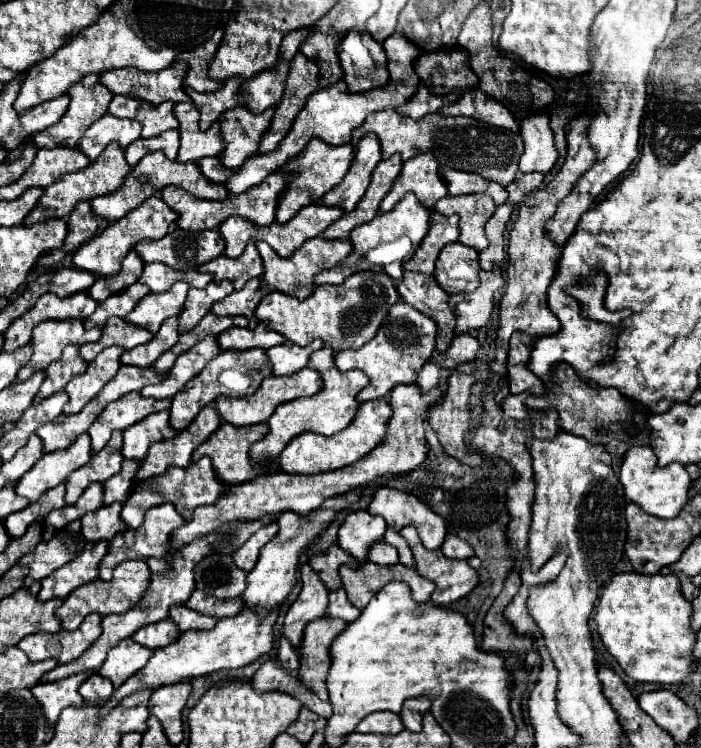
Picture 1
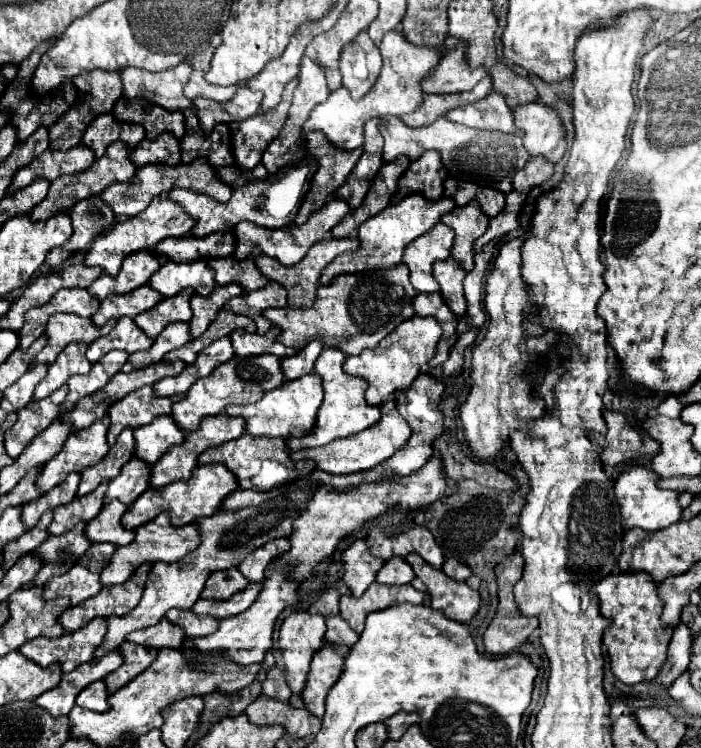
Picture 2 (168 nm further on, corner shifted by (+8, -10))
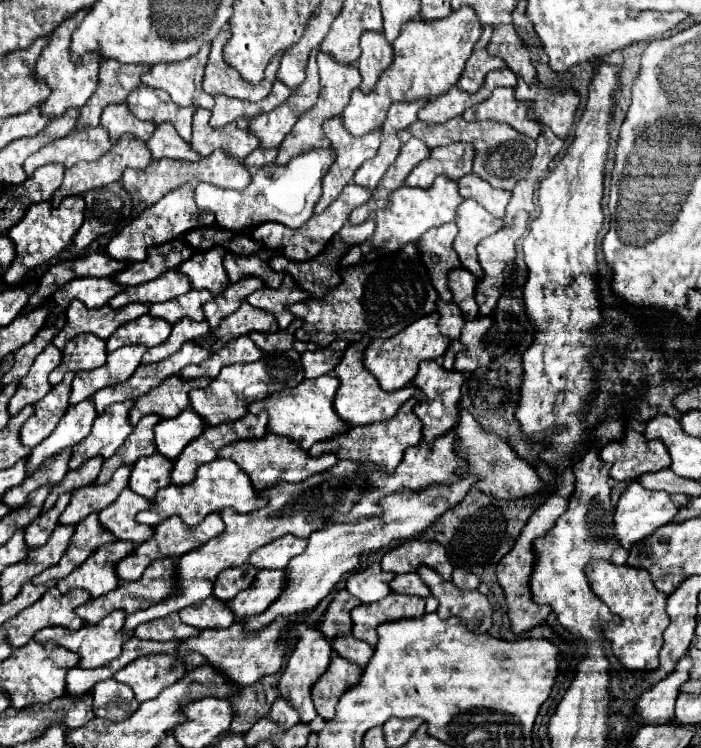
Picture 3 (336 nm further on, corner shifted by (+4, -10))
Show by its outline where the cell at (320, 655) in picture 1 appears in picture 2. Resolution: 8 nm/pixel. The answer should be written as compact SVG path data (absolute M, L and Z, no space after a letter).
M324 644L320 648L320 652L314 654L310 674L308 674L308 684L302 692L302 700L304 700L306 708L318 718L324 716L328 690L338 682L338 678L342 674L342 664L344 664L346 652L350 652L346 646Z

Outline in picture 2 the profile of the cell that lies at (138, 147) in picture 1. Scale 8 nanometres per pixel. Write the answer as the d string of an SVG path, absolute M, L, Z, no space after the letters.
M162 132L154 140L142 140L130 154L132 162L142 168L146 164L166 164L176 166L180 164L180 142L176 136L170 136L170 132Z

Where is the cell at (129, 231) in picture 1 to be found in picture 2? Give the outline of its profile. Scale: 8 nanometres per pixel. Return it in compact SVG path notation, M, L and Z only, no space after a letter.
M168 194L156 196L144 212L140 212L138 216L132 216L128 220L118 222L108 234L98 236L92 242L92 248L88 250L84 264L86 266L100 266L104 272L116 276L120 272L122 260L128 254L134 254L142 248L154 248L154 244L158 244L170 236L186 236L186 234L190 234L194 224L196 224L196 220L190 218L190 214L186 214L186 210L182 206L174 204L174 200L170 200Z

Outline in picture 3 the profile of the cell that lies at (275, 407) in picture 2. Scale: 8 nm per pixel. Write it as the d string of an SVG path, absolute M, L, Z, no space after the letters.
M326 374L314 380L302 380L296 388L290 388L286 392L276 392L274 396L270 396L267 408L270 416L268 432L292 438L294 442L300 444L302 450L308 450L316 442L330 440L334 438L334 434L346 432L346 424L342 424L342 420L334 416L334 408L332 408L332 400L338 390L338 384L340 382L336 376Z

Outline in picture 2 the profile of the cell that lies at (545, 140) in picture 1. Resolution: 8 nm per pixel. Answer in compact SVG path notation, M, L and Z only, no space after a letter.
M540 102L524 104L514 110L516 128L522 130L524 146L532 156L546 156L558 162L566 152L566 130L560 114Z

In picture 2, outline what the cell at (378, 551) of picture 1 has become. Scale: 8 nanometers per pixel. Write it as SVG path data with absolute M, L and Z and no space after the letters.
M390 558L382 566L382 570L378 572L376 582L392 586L392 584L410 584L414 578L416 578L416 574L410 568L410 564L406 564L406 560L402 560L402 558Z

